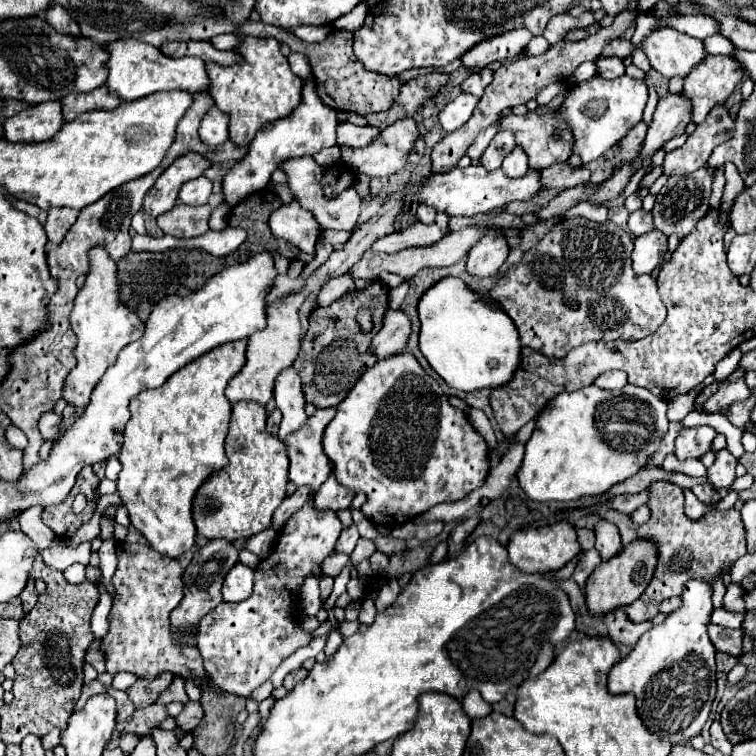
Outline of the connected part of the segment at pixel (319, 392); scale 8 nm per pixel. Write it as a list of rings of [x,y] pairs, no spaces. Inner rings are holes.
[[[375,281],[365,289],[355,289],[339,297],[339,301],[331,303],[327,309],[317,307],[309,319],[309,331],[301,341],[299,357],[295,359],[295,371],[303,381],[305,401],[315,407],[335,407],[339,405],[347,393],[353,389],[357,379],[375,365],[377,357],[369,351],[371,339],[381,329],[381,321],[385,317],[389,305],[389,287]],[[359,307],[369,307],[375,311],[375,327],[371,333],[361,333],[359,323],[355,321],[355,313]]]

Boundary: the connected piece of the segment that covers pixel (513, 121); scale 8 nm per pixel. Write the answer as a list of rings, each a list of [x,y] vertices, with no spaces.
[[[531,111],[531,113],[525,113],[525,115],[507,115],[501,125],[499,125],[499,131],[513,131],[515,133],[515,139],[517,139],[517,145],[523,147],[529,155],[529,167],[533,169],[543,169],[547,165],[555,165],[555,163],[565,163],[573,149],[571,149],[571,129],[569,125],[557,117],[557,111]]]

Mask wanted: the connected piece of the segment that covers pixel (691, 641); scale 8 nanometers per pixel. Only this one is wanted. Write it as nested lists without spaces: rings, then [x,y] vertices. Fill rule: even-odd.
[[[691,579],[683,593],[681,593],[681,607],[675,609],[665,617],[665,621],[657,627],[651,627],[633,647],[633,651],[613,665],[609,673],[609,691],[619,693],[633,693],[637,697],[637,711],[643,723],[651,733],[661,739],[671,741],[671,745],[679,745],[689,741],[691,737],[699,735],[715,699],[715,647],[707,635],[707,623],[713,611],[711,603],[711,585],[699,579]]]

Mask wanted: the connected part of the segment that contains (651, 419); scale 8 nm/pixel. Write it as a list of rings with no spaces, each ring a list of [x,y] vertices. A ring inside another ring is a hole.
[[[595,385],[591,387],[583,387],[579,391],[573,391],[573,393],[561,393],[557,395],[553,401],[551,401],[551,407],[545,409],[539,419],[537,419],[537,427],[531,435],[531,439],[527,441],[525,445],[525,457],[523,457],[523,463],[517,471],[517,479],[519,479],[519,485],[521,489],[525,491],[525,495],[533,501],[561,501],[561,503],[569,503],[569,501],[577,501],[581,497],[587,497],[587,495],[601,495],[601,493],[607,493],[615,483],[621,483],[625,479],[629,479],[631,475],[635,475],[641,467],[645,467],[647,459],[651,453],[655,453],[659,449],[659,441],[661,437],[667,433],[667,401],[663,401],[661,397],[655,397],[651,391],[647,389],[641,389],[641,387],[635,387],[635,385],[625,385],[623,389],[617,389],[617,391],[605,391],[605,389],[599,389]]]

